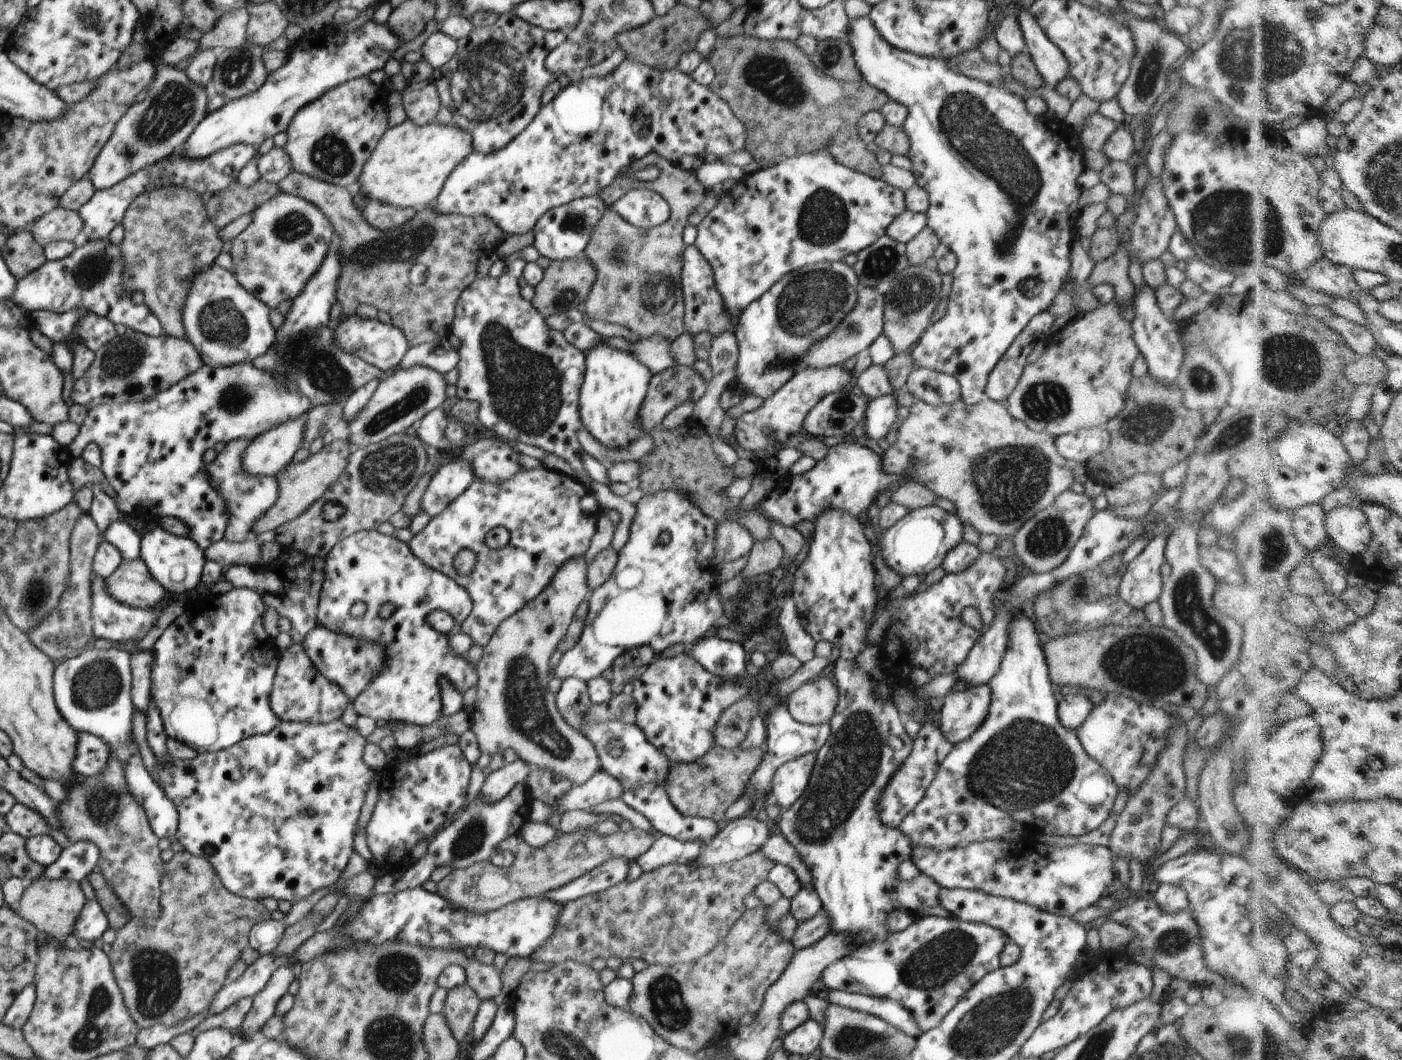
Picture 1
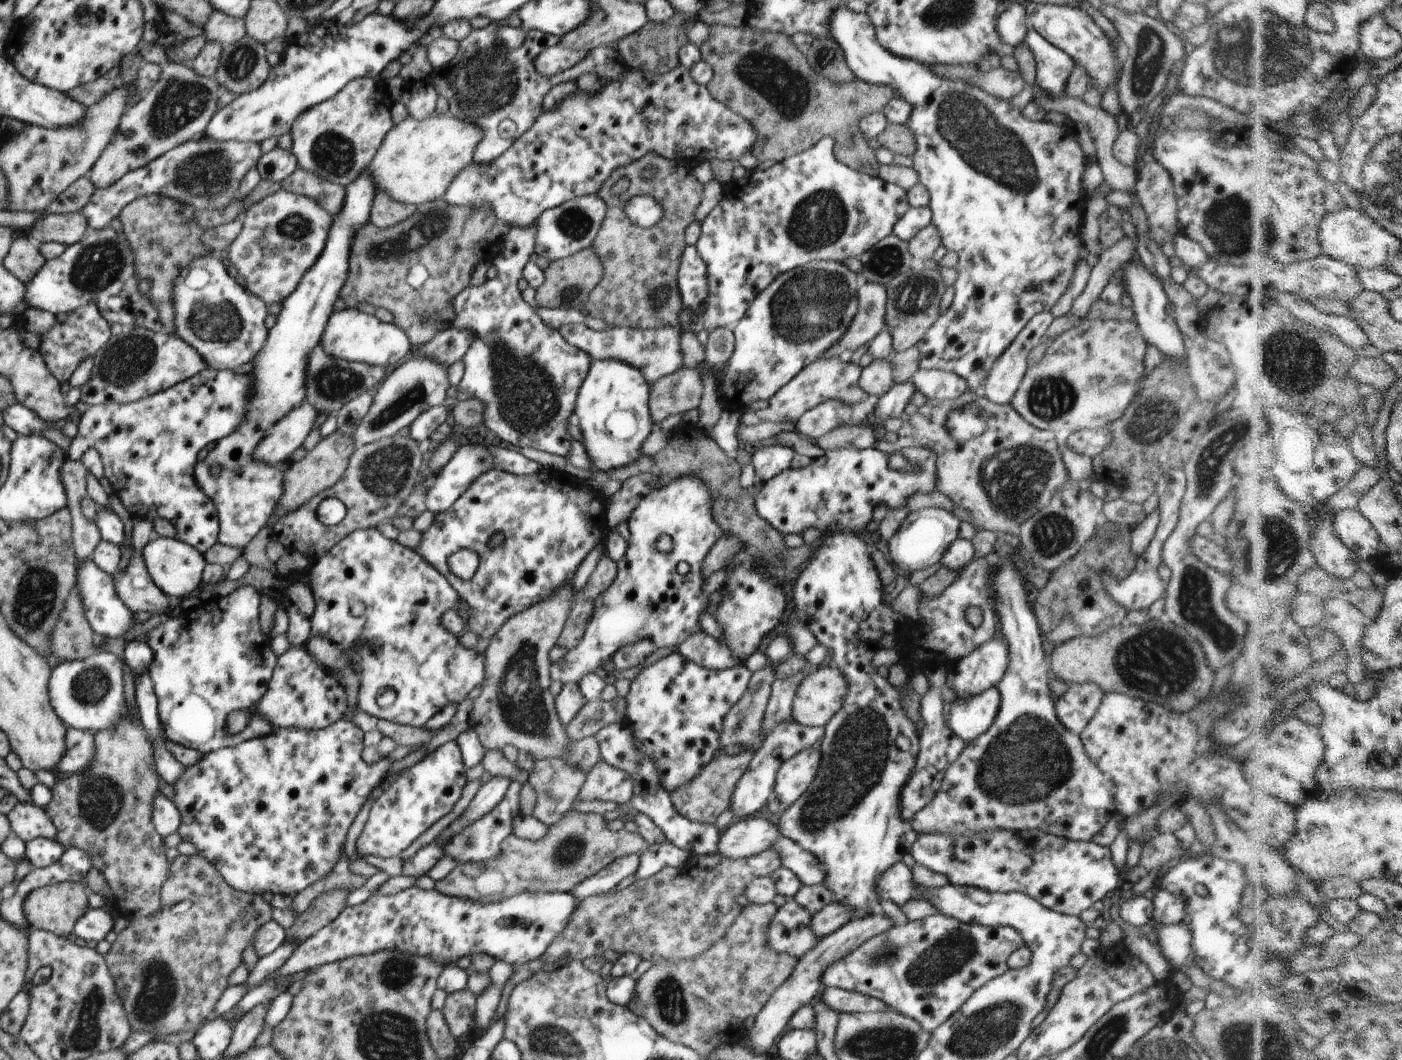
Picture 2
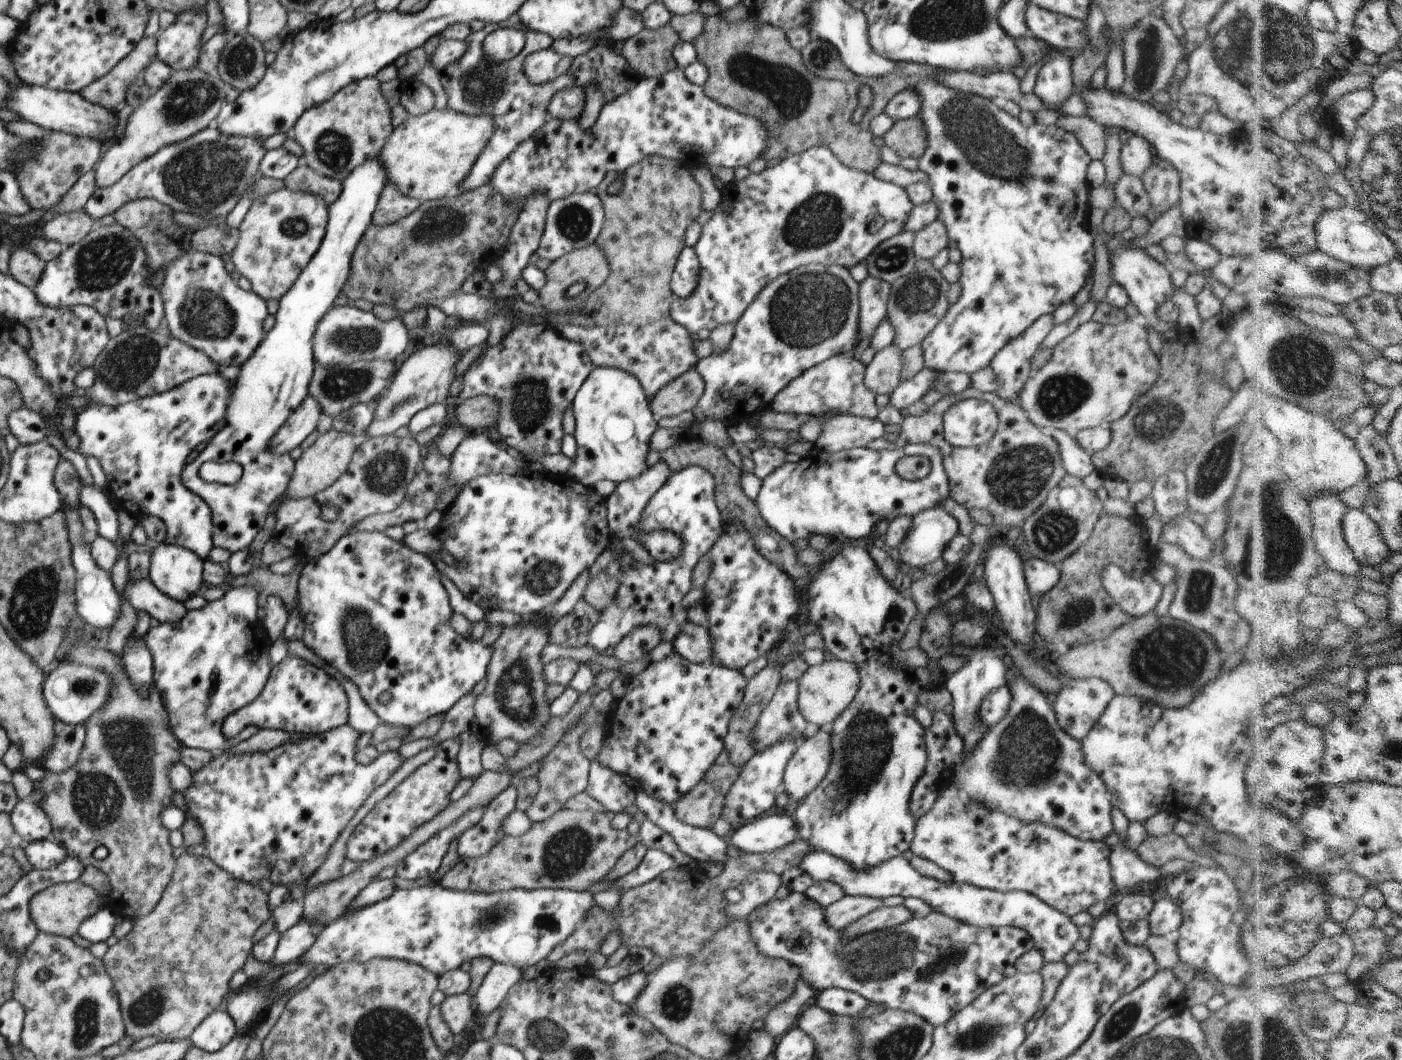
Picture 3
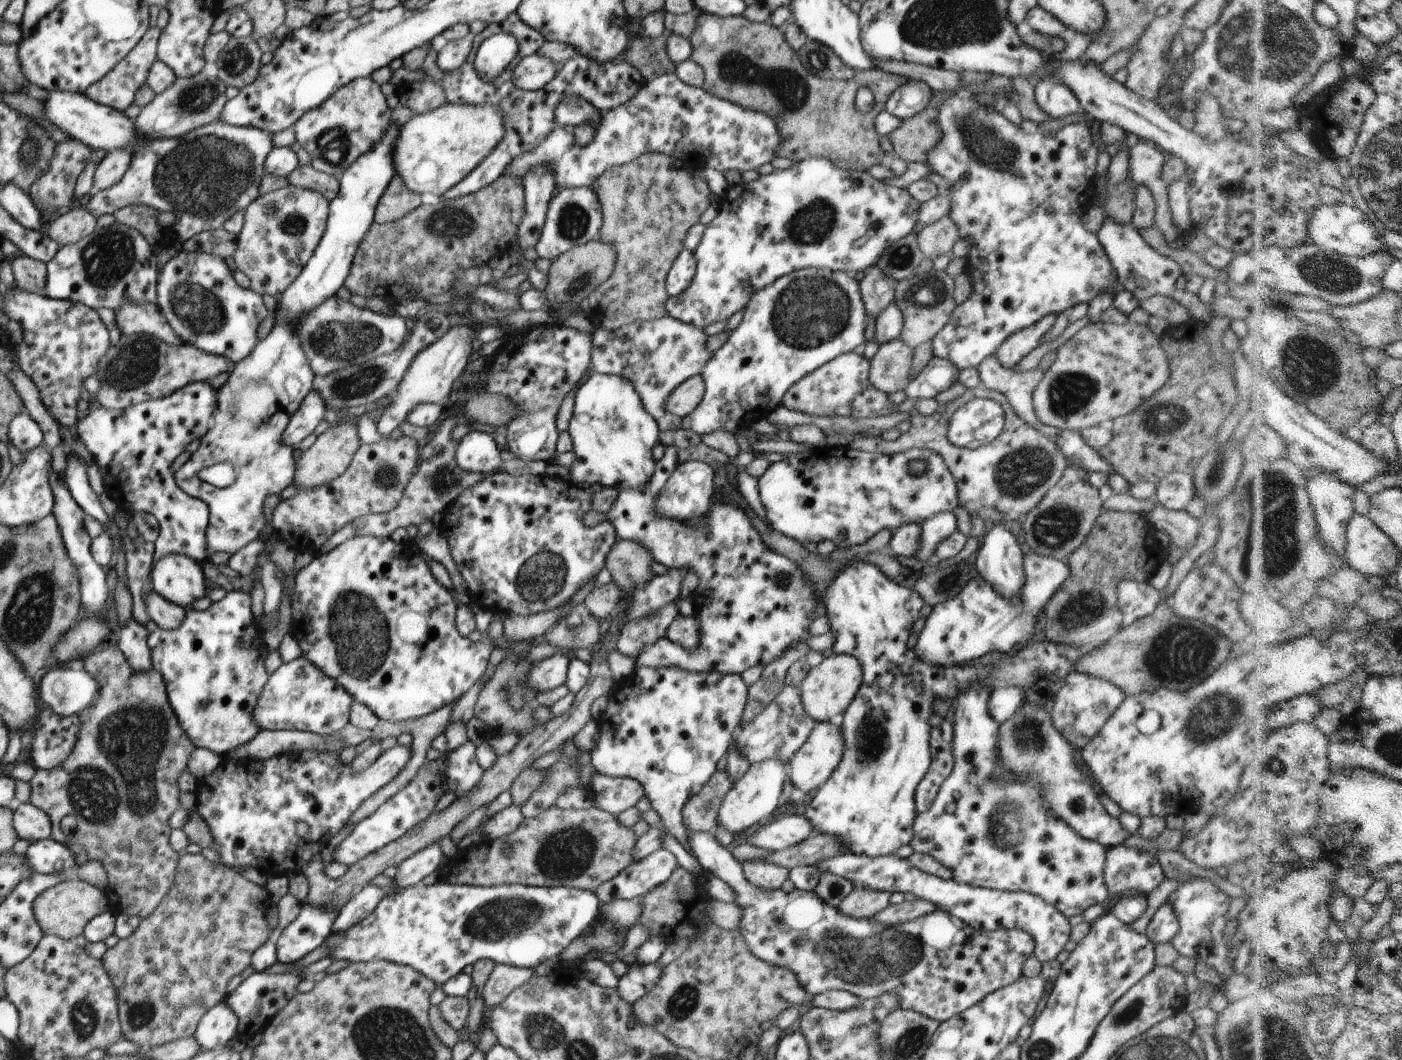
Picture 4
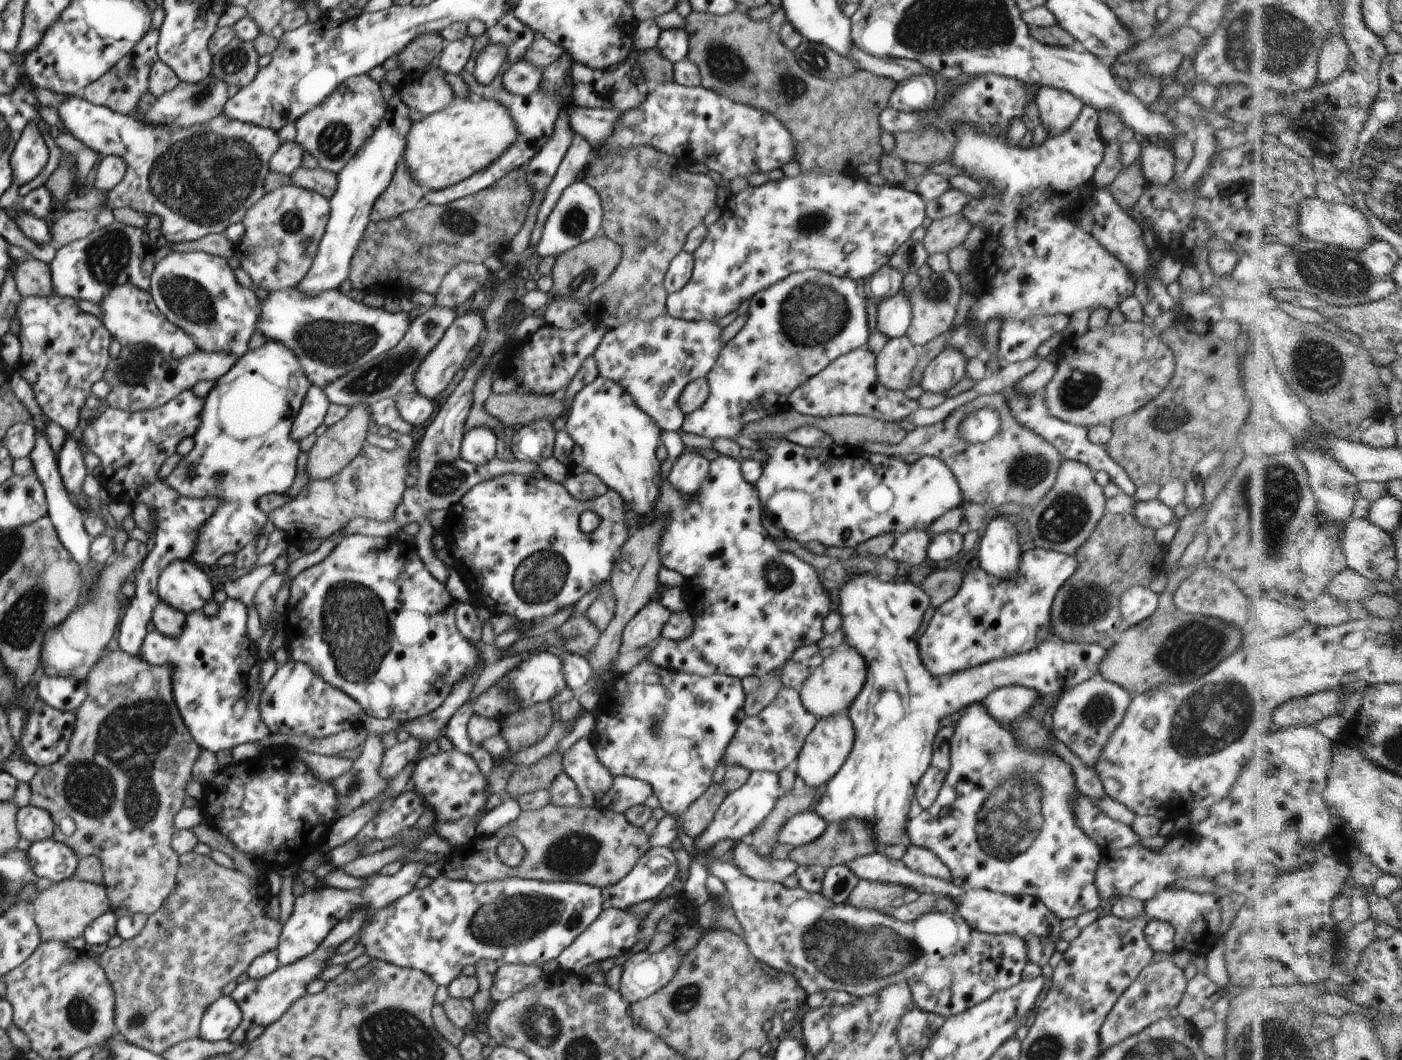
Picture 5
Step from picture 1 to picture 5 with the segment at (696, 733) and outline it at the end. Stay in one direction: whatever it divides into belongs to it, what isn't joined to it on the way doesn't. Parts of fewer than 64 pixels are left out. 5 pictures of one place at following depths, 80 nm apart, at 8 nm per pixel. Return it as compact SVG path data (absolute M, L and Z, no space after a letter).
M642 660L627 674L622 673L606 682L606 688L600 694L598 708L594 712L596 726L590 739L595 746L598 760L614 777L632 777L650 783L653 788L652 795L657 796L660 807L667 815L674 815L681 820L679 838L691 856L689 877L682 888L685 890L685 900L696 908L712 898L705 885L709 872L698 858L700 855L693 847L694 839L683 832L683 814L713 783L712 774L721 762L724 749L746 716L746 695L741 680L736 677L719 674L701 677L674 668L662 668L652 661Z

